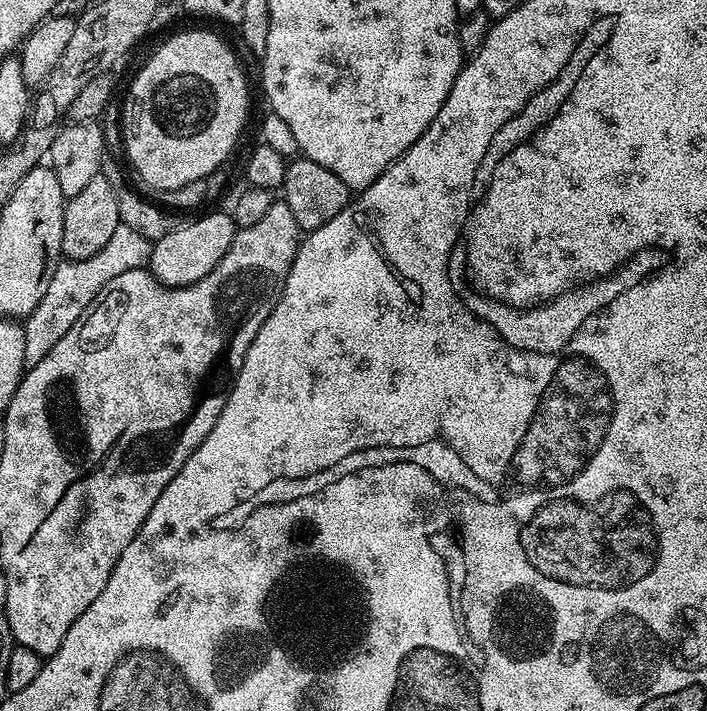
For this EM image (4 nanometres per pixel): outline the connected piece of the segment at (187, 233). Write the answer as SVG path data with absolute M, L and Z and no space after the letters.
M227 211L212 212L197 220L189 219L181 228L174 230L174 234L166 234L166 238L153 243L147 267L155 280L166 288L190 286L206 278L206 274L210 274L210 270L222 262L226 250L230 250L230 242L236 237L237 227Z

